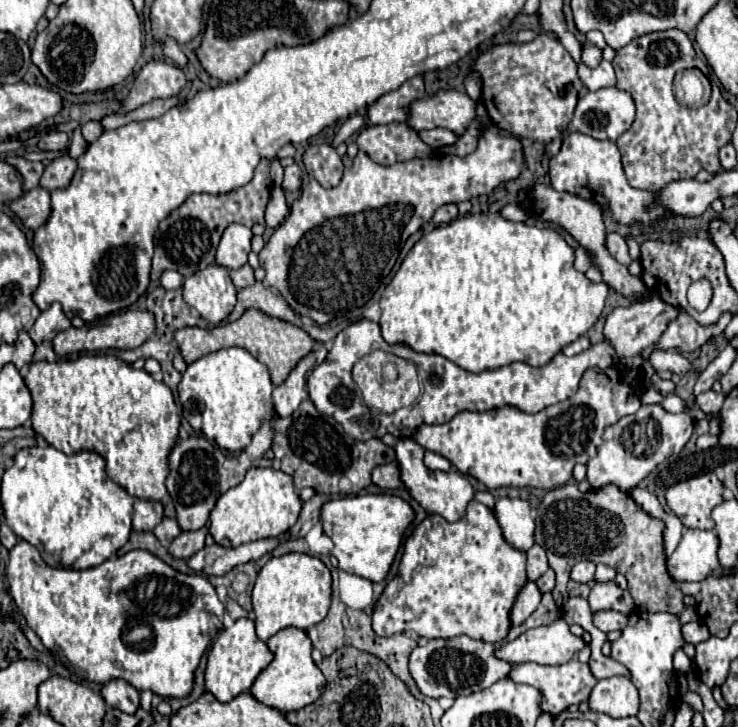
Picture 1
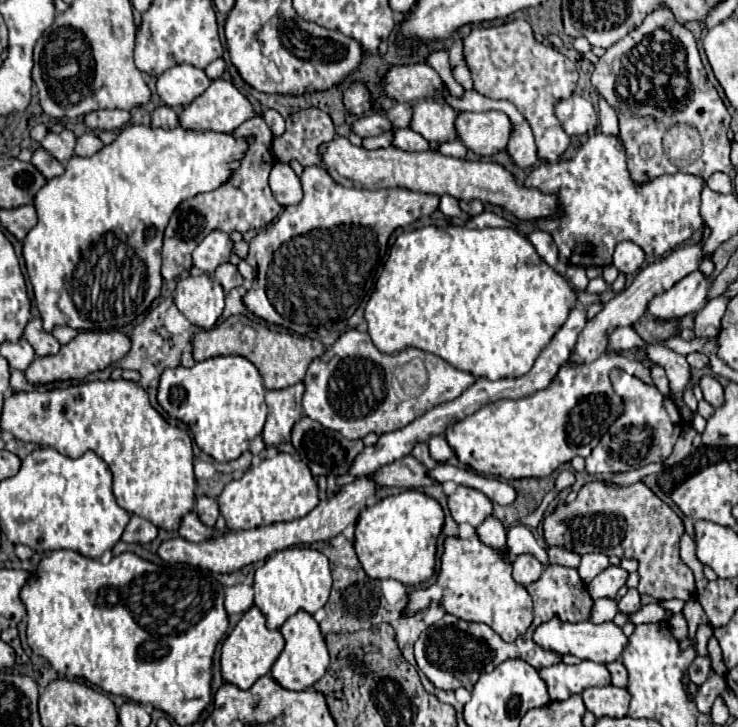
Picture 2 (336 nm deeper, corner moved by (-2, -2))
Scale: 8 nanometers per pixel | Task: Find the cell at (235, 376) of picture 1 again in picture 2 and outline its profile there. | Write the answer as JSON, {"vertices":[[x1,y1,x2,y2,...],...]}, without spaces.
{"vertices":[[216,356,204,362,196,362,192,368,184,368,184,366,166,368,160,376,156,398,172,420,180,420,188,426,188,430,194,434,196,446,202,452,210,454,218,462,230,462,236,460,242,452,246,452,250,440,262,432,266,422,264,394,266,388,262,384,262,376,252,362,248,362,242,356]]}

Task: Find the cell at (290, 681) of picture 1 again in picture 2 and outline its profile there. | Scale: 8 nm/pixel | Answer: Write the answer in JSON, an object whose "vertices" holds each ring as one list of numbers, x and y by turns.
{"vertices":[[298,610,296,614,292,614,280,628,280,632,284,634,286,646,282,650,282,654,278,656,278,660,272,666,272,676,276,678,276,682,288,690,306,690,310,688,316,680,320,680,330,664,330,656,328,656,328,648,326,642,322,638,320,626,314,620,312,614]]}

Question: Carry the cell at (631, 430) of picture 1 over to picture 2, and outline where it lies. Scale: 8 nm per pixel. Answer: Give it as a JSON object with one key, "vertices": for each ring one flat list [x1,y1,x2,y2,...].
{"vertices":[[616,368,610,372,612,386,616,394,624,400,624,414,608,428,606,436,586,458,588,474,616,474,626,470,636,470,650,462,662,462,670,456,674,442,682,432,682,416,674,406,672,398,666,398,656,390,656,386,638,380]]}

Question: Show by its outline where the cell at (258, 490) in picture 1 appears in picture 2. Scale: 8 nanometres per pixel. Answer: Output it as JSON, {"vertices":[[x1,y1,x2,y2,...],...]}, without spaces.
{"vertices":[[280,452,274,458,266,458,258,466,248,468,242,478,228,482,218,496,220,514,226,518,230,530,254,530,274,522,290,522,306,516,318,506,318,502,318,484,310,468,286,452]]}

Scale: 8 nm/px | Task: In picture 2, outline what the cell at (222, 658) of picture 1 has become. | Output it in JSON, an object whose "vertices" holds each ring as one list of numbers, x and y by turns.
{"vertices":[[252,606,222,644,220,664,222,664,224,680,242,690,248,690,260,676,266,676,270,672,270,668,276,662,276,658,280,656,282,648,284,648,284,638,280,634,280,630,268,630,264,614,256,606]]}

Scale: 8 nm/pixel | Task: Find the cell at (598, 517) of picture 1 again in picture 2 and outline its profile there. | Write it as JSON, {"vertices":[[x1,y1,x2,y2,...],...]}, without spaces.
{"vertices":[[596,480,578,492,572,504,562,504,544,520,544,536,548,546,564,546,576,554,602,552,606,556,634,558,640,562,638,592,656,600,680,598,684,602,694,598,694,574,682,564,678,542,684,532,682,518,662,502,644,482,628,488,610,488]]}

